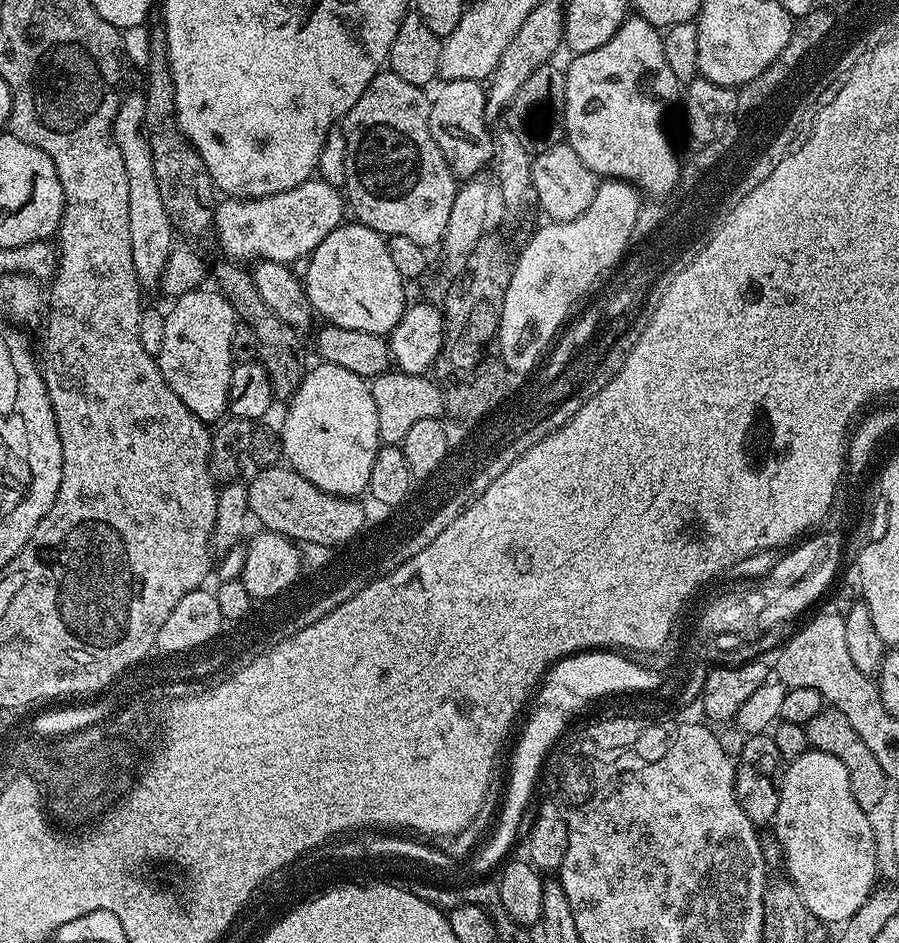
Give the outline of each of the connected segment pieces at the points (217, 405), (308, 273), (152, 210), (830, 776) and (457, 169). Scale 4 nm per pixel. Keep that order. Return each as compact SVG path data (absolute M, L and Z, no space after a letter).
M207 287L195 288L175 297L171 301L172 309L164 320L164 333L160 336L160 352L158 351L158 363L162 370L162 378L186 402L186 410L193 412L199 420L216 422L228 412L228 391L230 390L230 378L234 361L230 350L230 334L234 334L234 326L238 319L234 307L226 297L217 290L207 292Z
M359 222L341 223L322 242L312 255L307 257L308 269L302 272L304 293L312 304L312 311L321 321L337 324L346 330L366 330L369 334L378 334L387 337L398 326L406 309L404 302L404 288L406 282L398 274L394 262L390 258L390 250L385 237L379 232L370 230L365 224Z
M125 95L116 111L112 123L112 133L118 142L118 150L122 150L122 162L126 165L126 180L130 182L130 250L134 254L134 270L141 289L159 289L164 279L166 262L174 247L174 229L172 220L162 204L161 191L158 190L157 179L154 178L154 161L144 131L144 115L146 102L143 95Z
M815 750L804 752L797 760L791 761L783 769L778 783L780 785L780 797L778 798L778 810L776 811L774 821L774 835L778 838L780 849L784 851L782 864L783 867L788 867L787 879L791 881L793 887L796 888L801 896L809 917L816 919L817 916L818 919L825 920L828 924L836 924L835 926L843 925L844 921L849 920L855 914L858 906L862 906L862 902L866 902L866 898L878 884L878 880L876 880L876 832L872 829L871 822L868 821L871 820L869 813L864 812L862 806L858 806L848 768L842 766L842 762L838 762L838 758L834 758L834 754L826 754L825 752L817 752Z
M446 80L439 85L440 93L433 95L428 109L430 134L442 150L446 162L460 178L483 173L494 160L494 136L488 132L489 121L484 115L488 94L479 80Z

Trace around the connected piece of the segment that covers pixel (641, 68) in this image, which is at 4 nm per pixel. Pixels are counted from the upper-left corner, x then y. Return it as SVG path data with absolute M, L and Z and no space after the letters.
M632 14L622 22L622 26L618 26L618 34L614 34L606 46L581 52L571 59L564 72L566 102L563 139L597 177L627 180L641 193L649 192L649 197L667 197L682 177L682 161L672 149L671 138L664 133L664 115L675 104L677 107L682 96L682 82L674 78L674 70L670 70L670 62L666 62L661 29Z

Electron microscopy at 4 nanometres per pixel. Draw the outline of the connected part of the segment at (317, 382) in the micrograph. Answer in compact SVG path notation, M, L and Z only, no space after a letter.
M317 363L317 368L309 367L301 378L300 385L295 393L293 393L288 405L288 413L284 416L284 425L279 425L278 431L280 441L284 447L283 459L286 461L287 467L294 469L298 474L302 474L302 478L306 478L306 482L312 482L314 486L318 486L318 490L329 492L331 496L351 496L359 497L361 493L367 489L370 482L370 470L374 467L374 458L378 454L378 450L382 447L380 443L380 435L378 434L378 410L376 403L372 397L372 389L369 381L365 377L354 374L354 370L342 370L342 366L334 366L333 364Z

